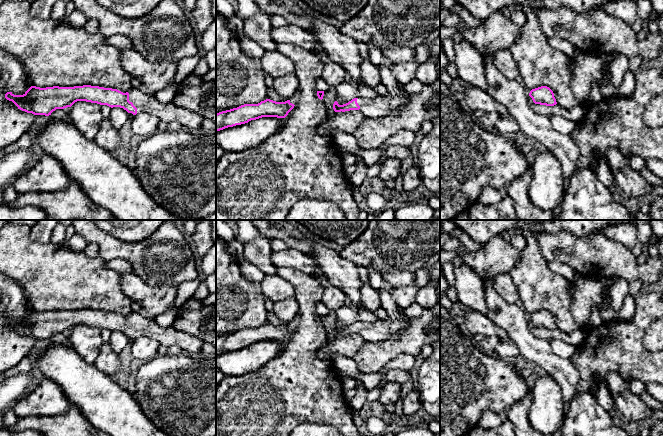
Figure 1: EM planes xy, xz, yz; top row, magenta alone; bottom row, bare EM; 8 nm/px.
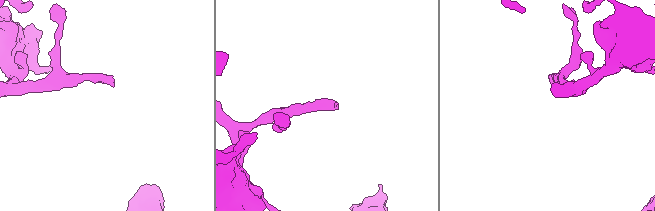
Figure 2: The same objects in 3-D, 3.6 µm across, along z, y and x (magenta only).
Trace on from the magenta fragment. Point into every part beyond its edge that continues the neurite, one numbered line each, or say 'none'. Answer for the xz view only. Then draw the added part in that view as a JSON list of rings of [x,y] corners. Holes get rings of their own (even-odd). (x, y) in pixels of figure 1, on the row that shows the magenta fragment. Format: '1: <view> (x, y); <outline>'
1: xz (381, 106); [[[387,64],[378,65],[378,70],[381,84],[387,88],[388,94],[374,99],[358,97],[359,110],[366,118],[382,118],[392,115],[407,103],[410,96],[405,91],[404,85],[397,81]]]

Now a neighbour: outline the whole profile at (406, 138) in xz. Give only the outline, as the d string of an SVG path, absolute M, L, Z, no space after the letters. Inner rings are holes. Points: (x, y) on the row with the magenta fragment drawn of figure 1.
M399 130L389 137L383 144L386 146L399 145L410 147L418 138L420 138L418 133L410 130Z

